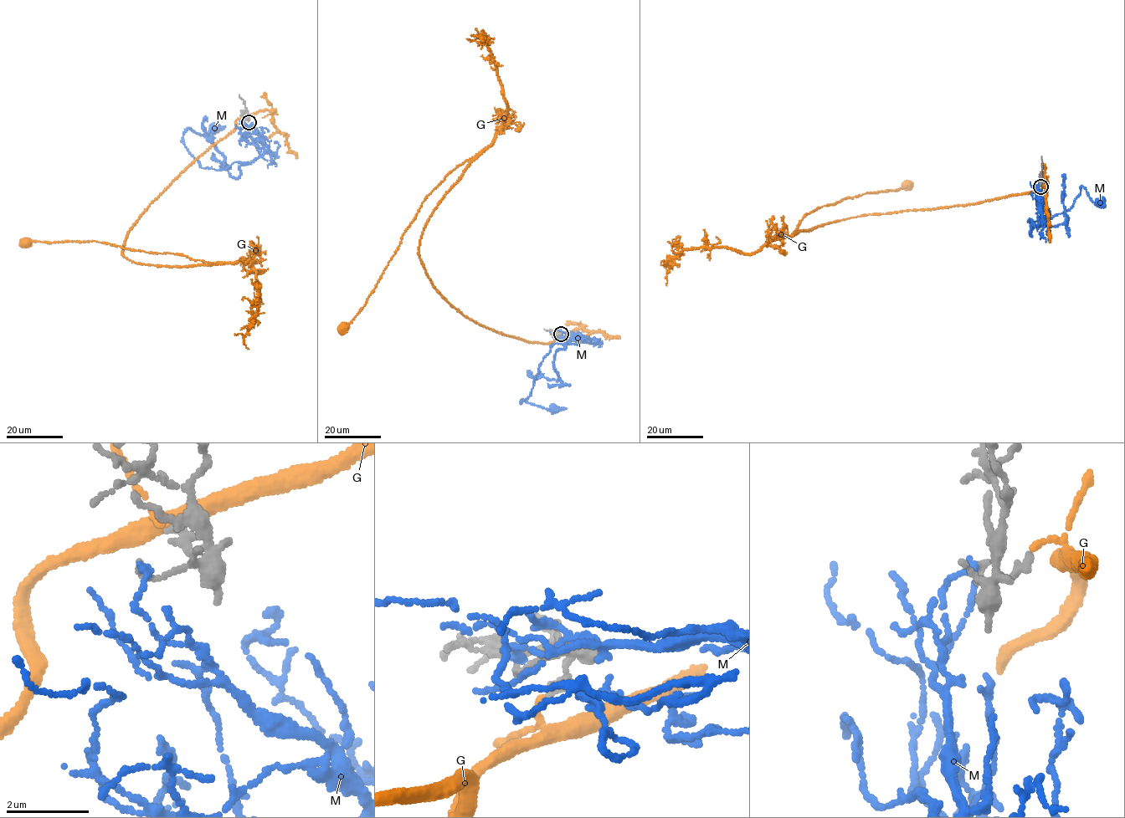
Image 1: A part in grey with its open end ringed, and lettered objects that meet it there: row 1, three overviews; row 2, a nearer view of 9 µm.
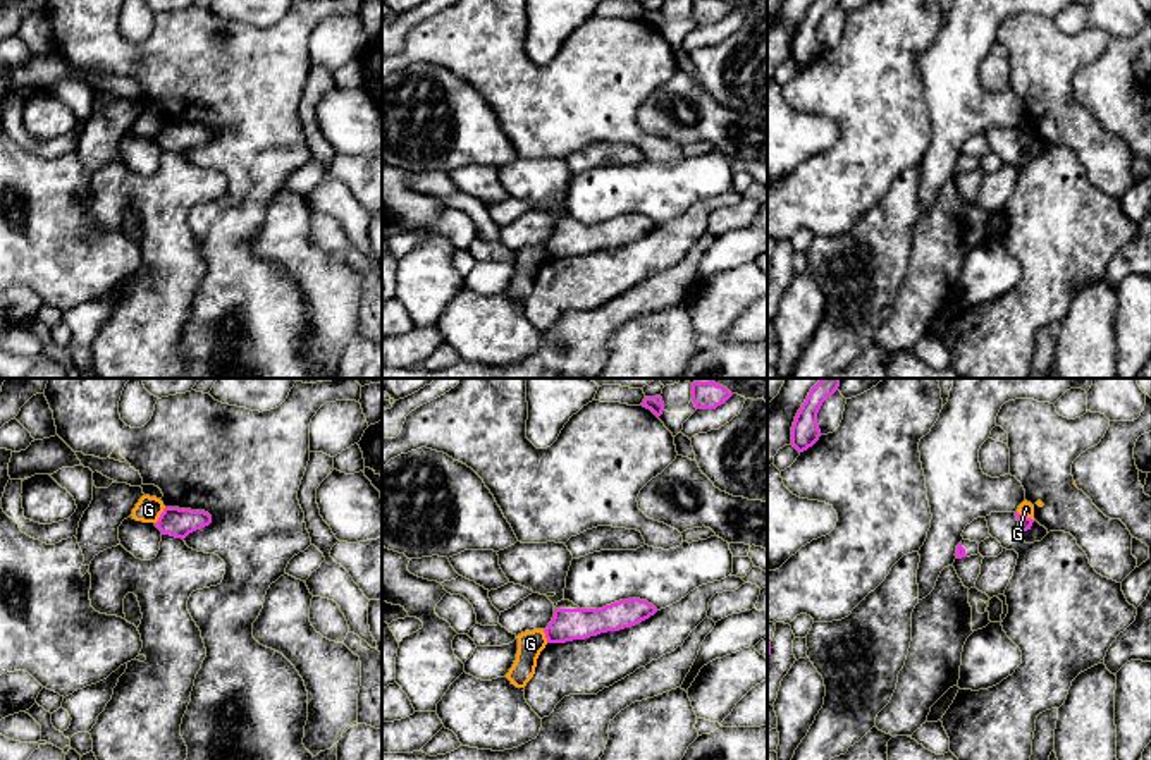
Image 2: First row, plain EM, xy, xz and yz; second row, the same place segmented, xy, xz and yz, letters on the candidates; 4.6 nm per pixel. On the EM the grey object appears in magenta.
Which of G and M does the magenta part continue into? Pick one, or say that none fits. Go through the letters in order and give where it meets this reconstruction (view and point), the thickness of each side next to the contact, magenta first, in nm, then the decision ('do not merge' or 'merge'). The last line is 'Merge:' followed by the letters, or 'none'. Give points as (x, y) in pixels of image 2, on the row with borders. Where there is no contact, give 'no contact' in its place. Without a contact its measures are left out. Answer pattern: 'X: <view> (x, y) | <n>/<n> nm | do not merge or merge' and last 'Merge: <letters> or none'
G: yz (1024, 514) | 60/70 nm | do not merge
M: no contact | do not merge
Merge: none

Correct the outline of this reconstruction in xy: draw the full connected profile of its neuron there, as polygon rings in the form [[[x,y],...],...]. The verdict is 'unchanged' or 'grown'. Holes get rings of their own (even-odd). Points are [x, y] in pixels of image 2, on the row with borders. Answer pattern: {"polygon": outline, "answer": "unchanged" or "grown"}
{"polygon": [[[165,507],[155,526],[162,531],[162,535],[184,540],[189,533],[201,530],[210,523],[212,516],[205,511]]], "answer": "unchanged"}

